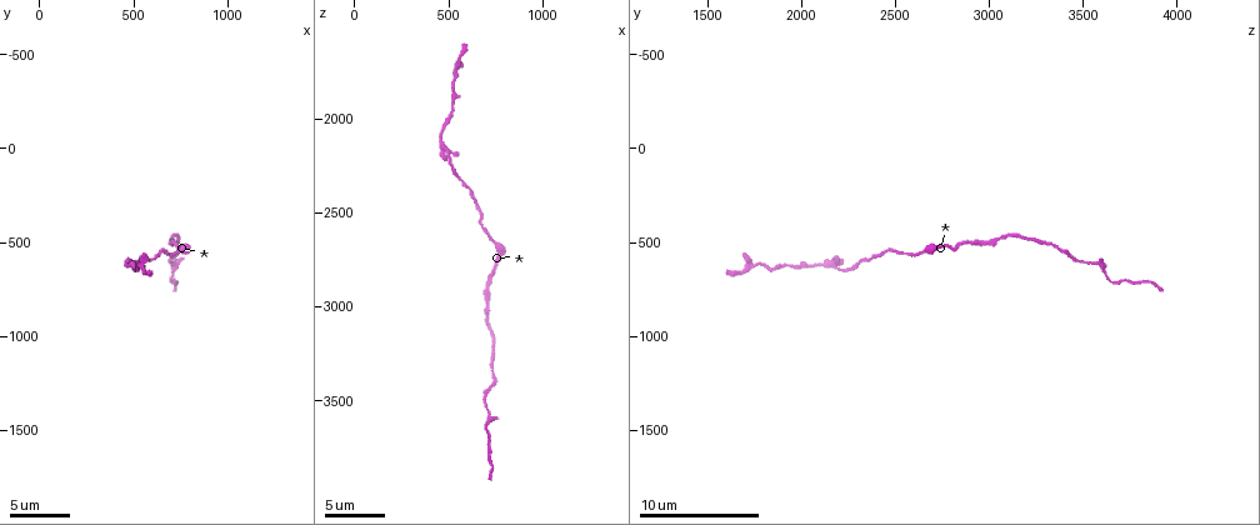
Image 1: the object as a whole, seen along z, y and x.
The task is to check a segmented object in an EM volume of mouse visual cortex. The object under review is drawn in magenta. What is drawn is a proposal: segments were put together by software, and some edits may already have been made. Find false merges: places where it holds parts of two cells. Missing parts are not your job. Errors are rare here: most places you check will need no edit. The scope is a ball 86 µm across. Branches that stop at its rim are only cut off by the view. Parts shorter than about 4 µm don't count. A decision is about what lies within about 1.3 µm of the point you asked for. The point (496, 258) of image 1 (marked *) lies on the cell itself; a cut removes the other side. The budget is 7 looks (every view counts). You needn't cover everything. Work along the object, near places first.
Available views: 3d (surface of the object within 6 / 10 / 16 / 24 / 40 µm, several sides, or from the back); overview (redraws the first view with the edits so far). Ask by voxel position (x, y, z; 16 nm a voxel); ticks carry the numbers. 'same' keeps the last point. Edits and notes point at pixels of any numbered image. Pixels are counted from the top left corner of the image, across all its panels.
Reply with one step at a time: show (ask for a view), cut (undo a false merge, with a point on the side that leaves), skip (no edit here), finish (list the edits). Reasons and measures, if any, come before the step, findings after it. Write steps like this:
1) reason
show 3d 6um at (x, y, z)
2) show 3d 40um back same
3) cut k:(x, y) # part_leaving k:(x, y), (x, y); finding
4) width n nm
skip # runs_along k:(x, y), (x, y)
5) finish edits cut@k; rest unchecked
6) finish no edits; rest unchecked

thin neck
show 3d 6um at (750, 520, 3370)

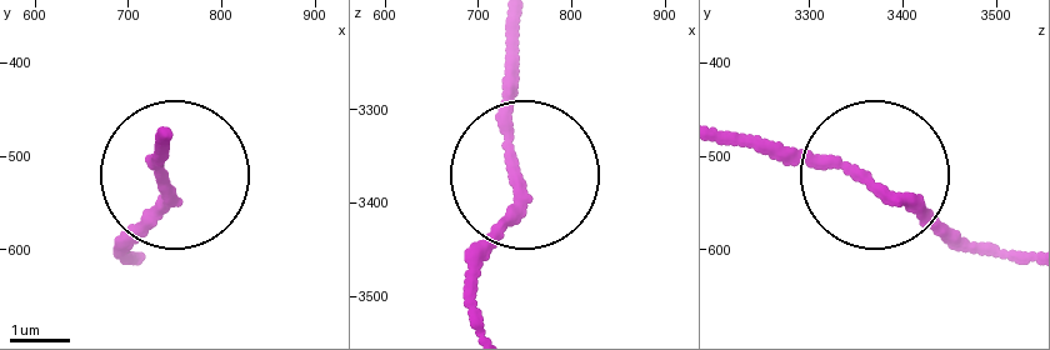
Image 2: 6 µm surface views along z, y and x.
show 3d 6um back at (735, 525, 3365)

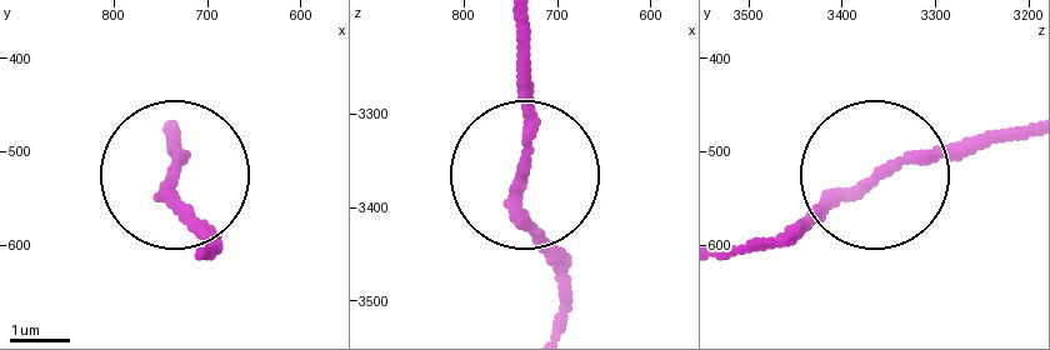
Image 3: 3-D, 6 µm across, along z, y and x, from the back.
width 190 nm
skip # runs_along 3:(521, 28), (521, 208), (561, 276); all the same cell

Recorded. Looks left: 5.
calibre changes
show 3d 10um at (540, 630, 1730)

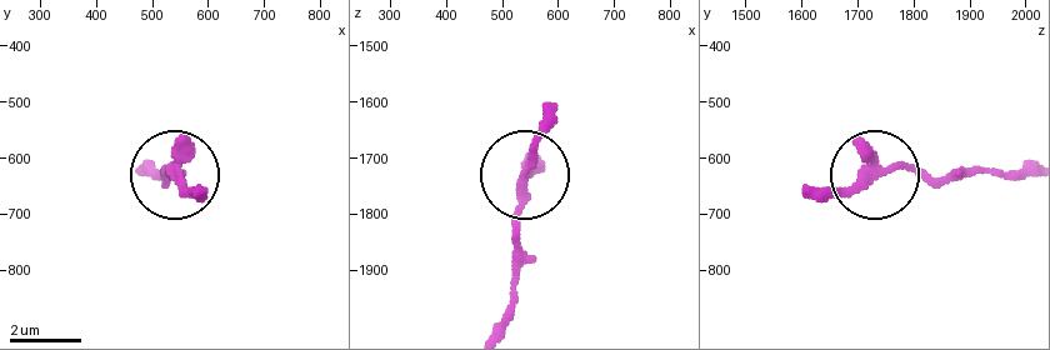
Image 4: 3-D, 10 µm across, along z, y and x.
arms 3
skip # runs_along 4:(1021, 173), (931, 181), (869, 173), (809, 196); one cell here

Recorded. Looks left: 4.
show 3d 6um at (450, 620, 2090)

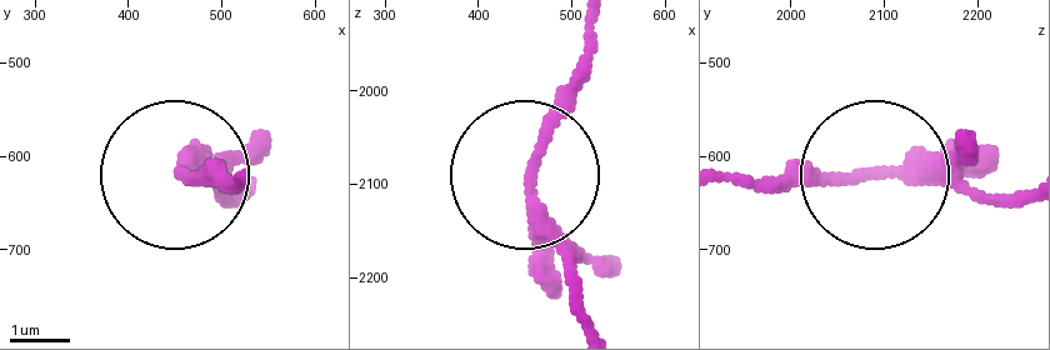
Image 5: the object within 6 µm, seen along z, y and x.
show 3d 6um back at (460, 620, 2090)

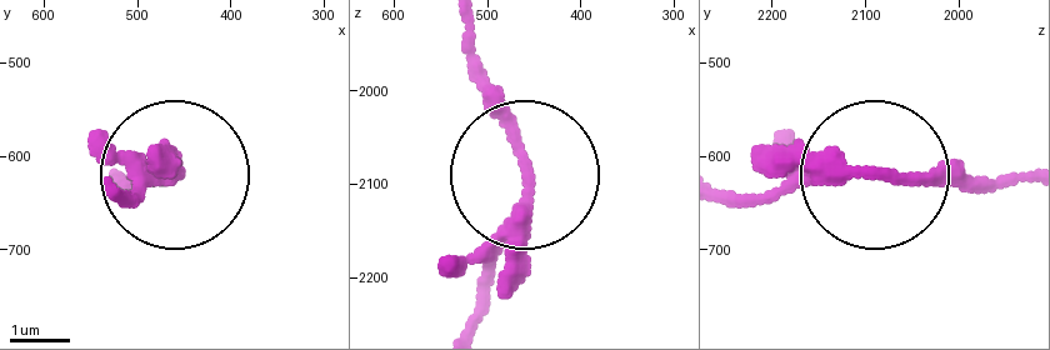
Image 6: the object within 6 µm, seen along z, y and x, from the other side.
skip # runs_along 6:(469, 321), (519, 188), (519, 128), (464, 43); continuous, no second cell

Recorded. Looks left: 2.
finish no edits; rest unchecked

